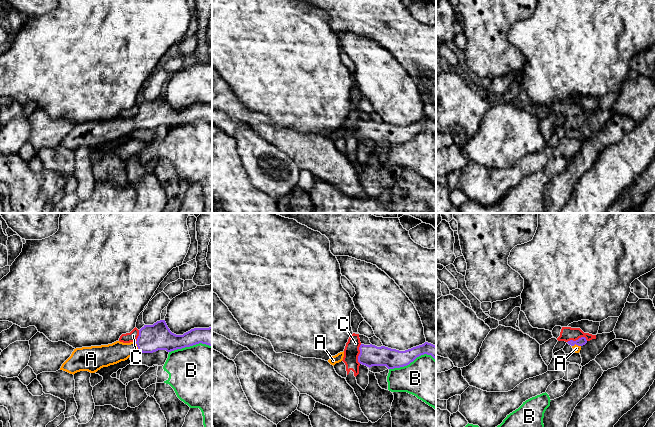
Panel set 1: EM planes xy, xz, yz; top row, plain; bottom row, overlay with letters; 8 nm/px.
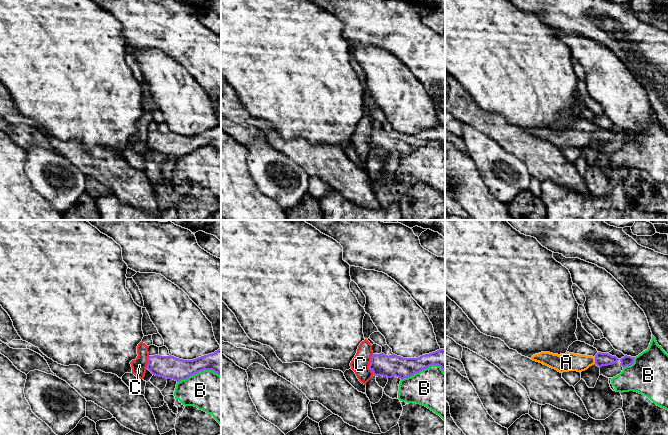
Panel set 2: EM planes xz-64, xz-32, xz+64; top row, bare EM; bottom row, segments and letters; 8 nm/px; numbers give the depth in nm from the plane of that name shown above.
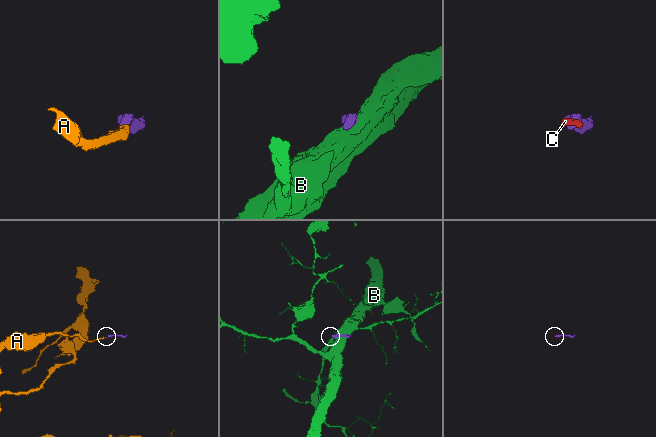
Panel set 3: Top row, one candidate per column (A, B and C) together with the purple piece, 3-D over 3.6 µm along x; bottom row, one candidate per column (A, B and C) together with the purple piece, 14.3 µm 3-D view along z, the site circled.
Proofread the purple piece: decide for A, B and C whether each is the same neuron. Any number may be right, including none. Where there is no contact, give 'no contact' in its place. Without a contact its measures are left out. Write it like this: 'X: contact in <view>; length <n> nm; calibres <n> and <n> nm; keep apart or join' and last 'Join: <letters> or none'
A: contact in xy; length 80 nm; calibres 220 and 170 nm; join
B: contact in xz; length 380 nm; calibres 160 and 360 nm; keep apart
C: contact in yz; length 170 nm; calibres 70 and 110 nm; keep apart
Join: A

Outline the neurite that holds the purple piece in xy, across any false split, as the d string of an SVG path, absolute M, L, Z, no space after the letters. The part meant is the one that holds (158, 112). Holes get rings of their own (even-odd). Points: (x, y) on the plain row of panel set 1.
M160 96L153 101L144 101L136 118L116 117L108 121L76 124L60 146L73 151L80 147L95 149L103 143L125 137L137 128L171 128L199 119L212 122L212 103L194 104L183 111L176 111L170 107L165 96Z

